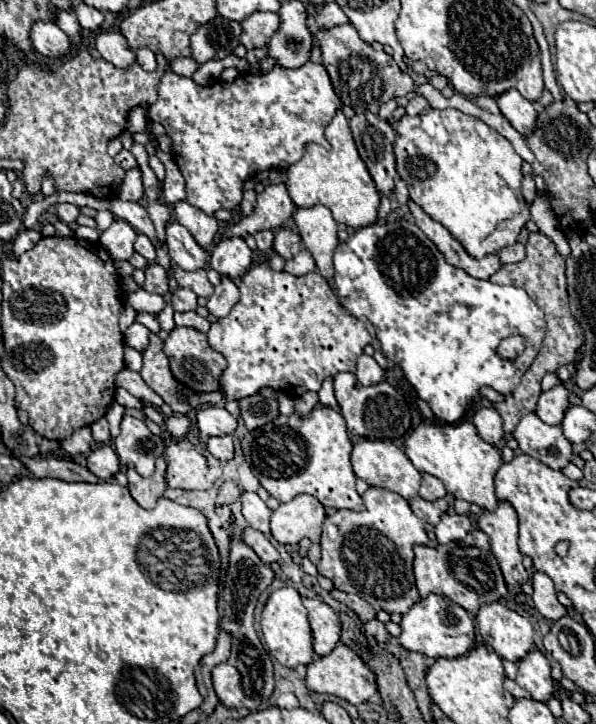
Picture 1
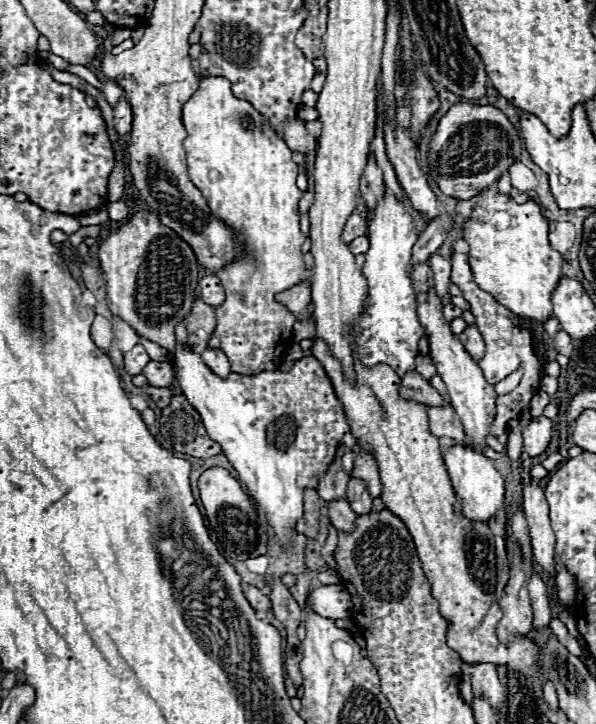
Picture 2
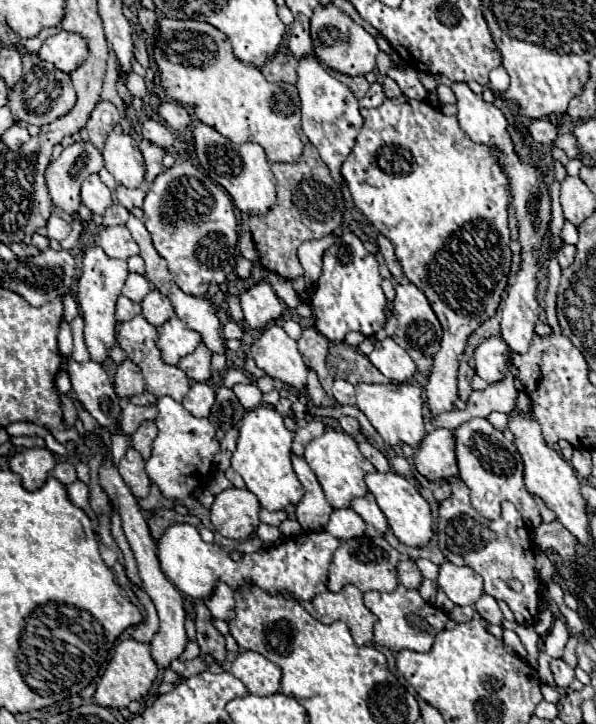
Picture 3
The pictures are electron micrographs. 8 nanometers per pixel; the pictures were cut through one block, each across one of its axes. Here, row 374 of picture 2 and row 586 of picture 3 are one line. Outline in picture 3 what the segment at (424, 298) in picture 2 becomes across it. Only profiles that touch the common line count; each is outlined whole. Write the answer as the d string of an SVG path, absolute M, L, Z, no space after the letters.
M446 562L440 566L436 584L446 592L446 596L458 606L474 606L484 594L484 584L476 572L468 566L456 566Z

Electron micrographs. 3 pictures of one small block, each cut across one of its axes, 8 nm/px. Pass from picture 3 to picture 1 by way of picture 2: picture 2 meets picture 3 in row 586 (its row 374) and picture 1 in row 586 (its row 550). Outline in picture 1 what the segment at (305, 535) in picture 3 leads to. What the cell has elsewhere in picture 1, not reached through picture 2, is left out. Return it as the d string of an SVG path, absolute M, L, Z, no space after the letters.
M284 586L270 594L270 598L264 606L264 612L262 612L260 626L262 626L262 634L266 640L268 652L282 666L288 666L288 668L296 668L300 664L306 666L316 658L314 648L312 648L312 630L310 630L310 624L306 618L306 608L302 606L300 594L292 586Z

